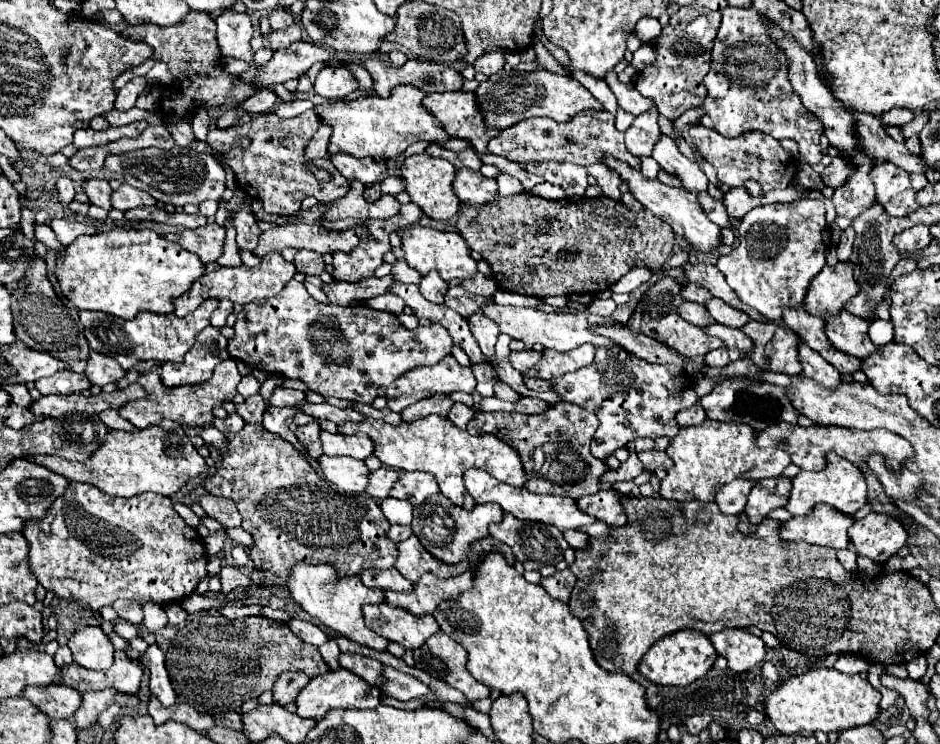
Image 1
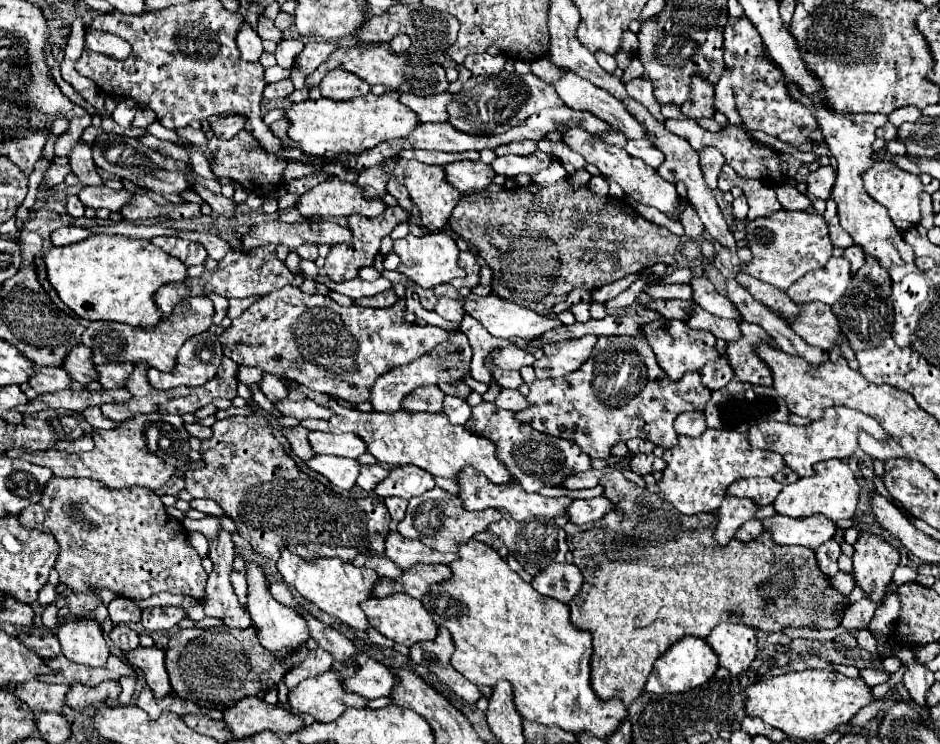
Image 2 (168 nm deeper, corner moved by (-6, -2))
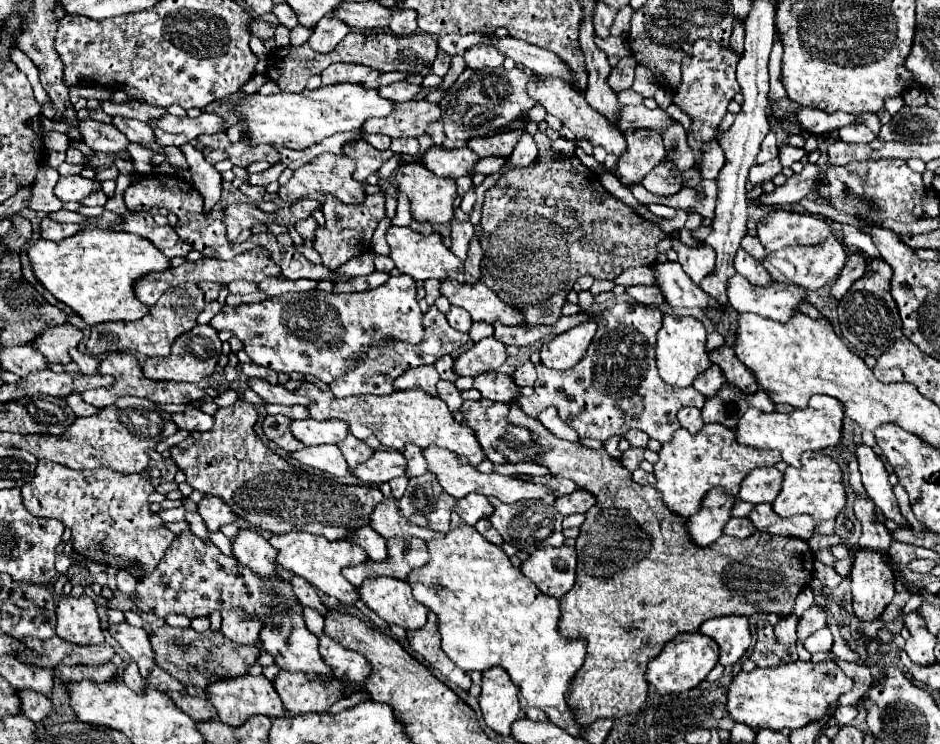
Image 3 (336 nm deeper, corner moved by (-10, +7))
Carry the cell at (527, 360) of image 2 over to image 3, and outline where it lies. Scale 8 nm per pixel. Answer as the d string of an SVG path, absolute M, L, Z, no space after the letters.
M486 337L482 341L478 341L470 351L462 353L454 361L454 369L460 375L478 377L480 373L496 371L506 359L508 359L506 345L502 341L498 341L496 337Z

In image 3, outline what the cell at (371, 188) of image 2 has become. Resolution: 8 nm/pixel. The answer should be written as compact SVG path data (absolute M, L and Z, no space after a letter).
M358 141L358 143L350 143L346 145L346 155L350 159L354 159L356 163L356 171L354 171L354 179L358 181L366 181L366 177L370 173L376 173L378 167L381 167L382 163L386 159L390 159L394 153L388 149L385 151L379 151L374 149L372 145L368 145L366 141Z

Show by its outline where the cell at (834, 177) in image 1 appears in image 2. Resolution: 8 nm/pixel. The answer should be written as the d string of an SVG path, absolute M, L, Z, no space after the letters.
M820 166L816 172L810 172L806 178L806 198L812 200L828 200L834 186L836 170L832 166Z

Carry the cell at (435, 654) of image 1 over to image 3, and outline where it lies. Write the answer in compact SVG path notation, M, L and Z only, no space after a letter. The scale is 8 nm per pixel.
M428 613L428 623L422 629L408 631L408 641L416 653L420 653L432 667L436 667L448 681L456 683L460 689L470 689L472 679L466 671L456 667L450 657L440 647L440 631L436 613Z

